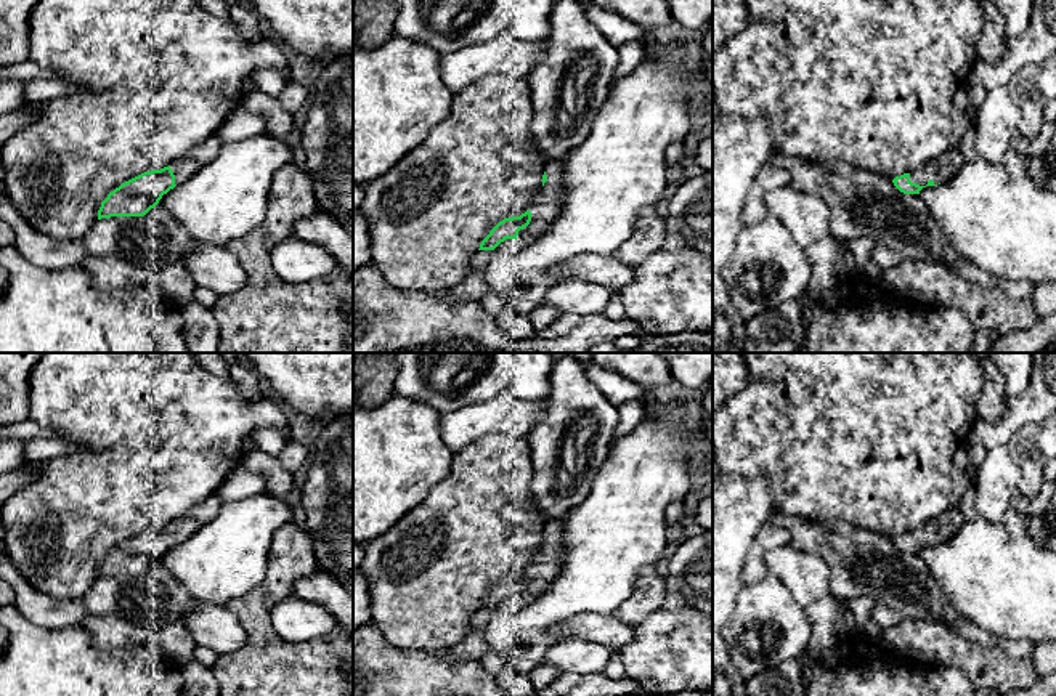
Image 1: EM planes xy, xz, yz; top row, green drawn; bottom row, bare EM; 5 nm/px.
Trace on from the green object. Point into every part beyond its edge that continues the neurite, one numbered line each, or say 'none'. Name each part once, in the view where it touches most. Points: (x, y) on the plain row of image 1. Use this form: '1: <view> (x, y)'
1: yz (946, 526)

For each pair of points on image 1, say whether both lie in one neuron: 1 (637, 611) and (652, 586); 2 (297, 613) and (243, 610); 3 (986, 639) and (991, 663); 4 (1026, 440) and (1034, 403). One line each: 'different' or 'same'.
1: same
2: different
3: different
4: different

